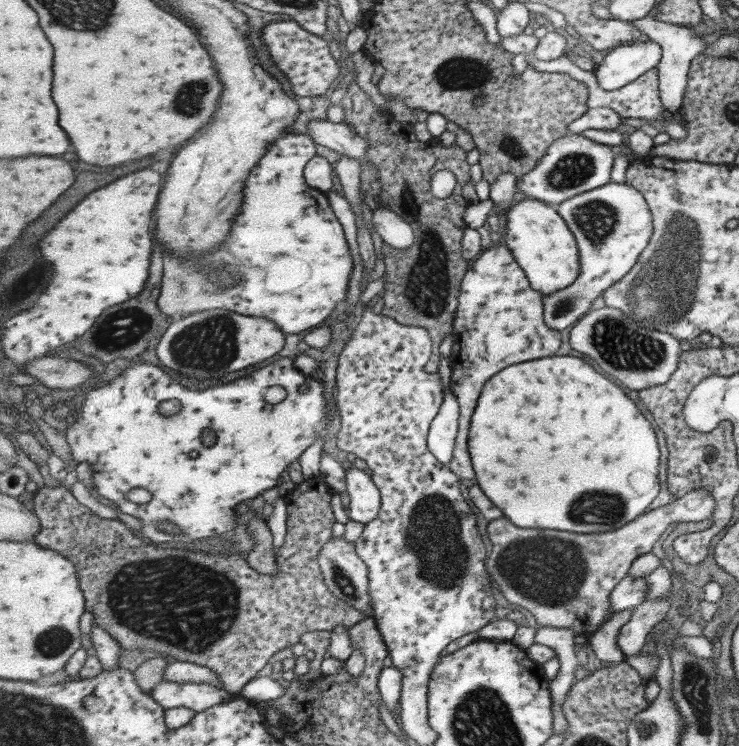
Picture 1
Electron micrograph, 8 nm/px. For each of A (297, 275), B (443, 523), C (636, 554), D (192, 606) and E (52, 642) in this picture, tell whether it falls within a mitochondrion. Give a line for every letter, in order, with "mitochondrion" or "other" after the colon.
A: other
B: mitochondrion
C: other
D: mitochondrion
E: mitochondrion

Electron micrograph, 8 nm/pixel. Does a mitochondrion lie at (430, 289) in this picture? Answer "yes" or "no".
yes

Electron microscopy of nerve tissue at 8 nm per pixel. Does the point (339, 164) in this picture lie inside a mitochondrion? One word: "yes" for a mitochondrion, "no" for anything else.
no

